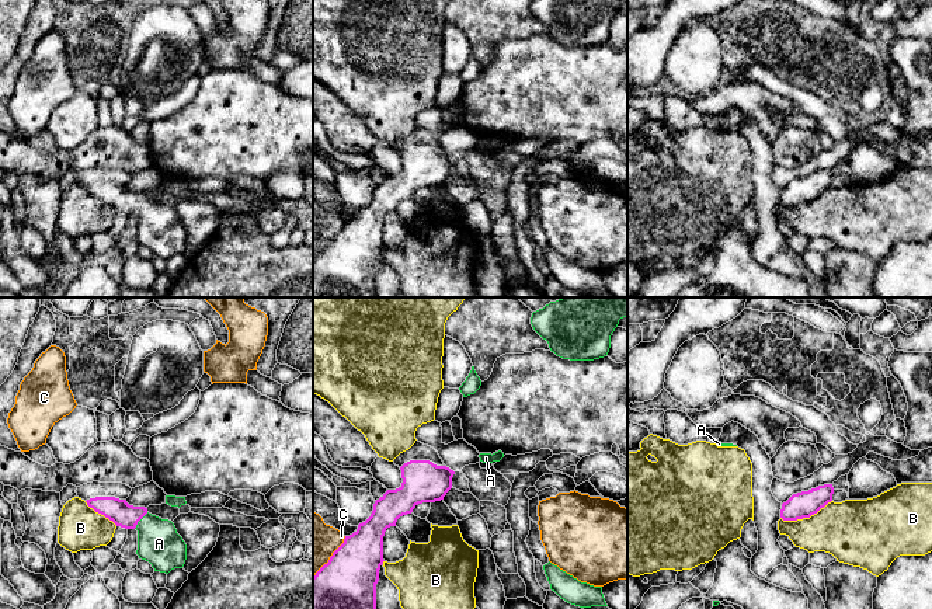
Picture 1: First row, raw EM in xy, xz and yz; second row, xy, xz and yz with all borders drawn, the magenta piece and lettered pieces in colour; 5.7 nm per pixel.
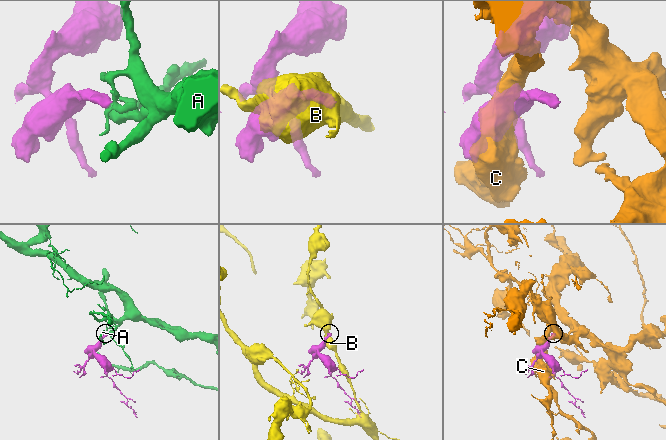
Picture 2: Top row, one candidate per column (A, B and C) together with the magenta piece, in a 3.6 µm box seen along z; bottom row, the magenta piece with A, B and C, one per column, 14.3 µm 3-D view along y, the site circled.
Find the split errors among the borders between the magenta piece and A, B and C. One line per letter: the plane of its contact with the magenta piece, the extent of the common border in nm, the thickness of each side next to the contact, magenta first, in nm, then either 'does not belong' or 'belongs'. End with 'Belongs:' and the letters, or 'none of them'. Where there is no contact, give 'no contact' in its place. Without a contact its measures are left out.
A: xy | 130 nm | 140/240 nm | belongs
B: yz | 320 nm | 150/320 nm | does not belong
C: xz | 300 nm | 320/260 nm | does not belong
Belongs: A

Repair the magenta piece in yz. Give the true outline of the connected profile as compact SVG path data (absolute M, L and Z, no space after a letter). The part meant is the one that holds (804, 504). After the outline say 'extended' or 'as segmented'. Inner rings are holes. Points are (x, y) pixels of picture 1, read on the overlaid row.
M824 484L808 491L793 494L782 504L780 518L783 521L810 518L832 501L832 494L832 484Z; as segmented

